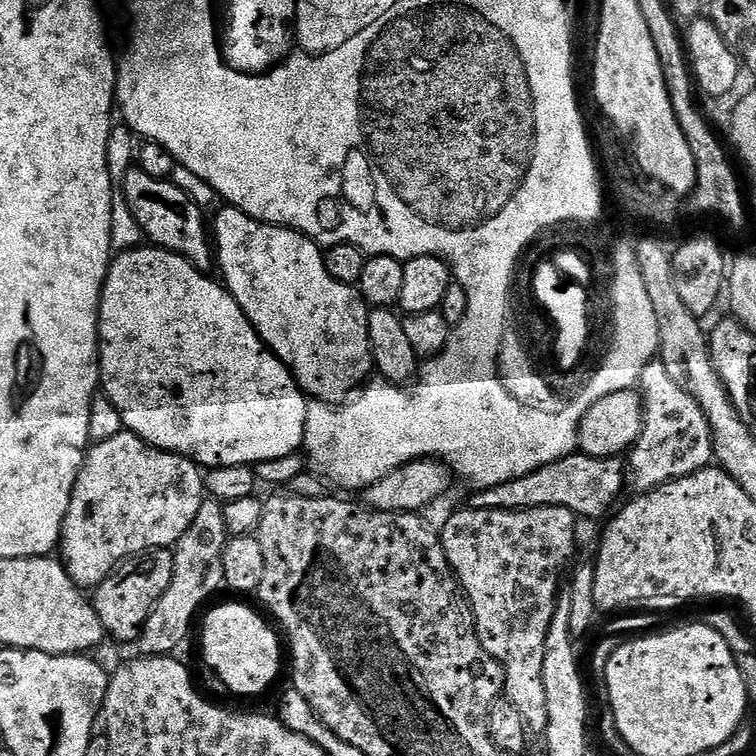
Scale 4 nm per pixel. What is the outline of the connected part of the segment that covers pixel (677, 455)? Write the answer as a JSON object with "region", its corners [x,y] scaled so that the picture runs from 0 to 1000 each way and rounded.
{"region":[[[872,474],[862,475],[854,489],[849,489],[844,517],[852,532],[852,562],[828,608],[835,644],[841,644],[843,652],[862,651],[885,635],[917,630],[938,618],[944,608],[939,558],[934,558],[925,532],[886,500]]]}

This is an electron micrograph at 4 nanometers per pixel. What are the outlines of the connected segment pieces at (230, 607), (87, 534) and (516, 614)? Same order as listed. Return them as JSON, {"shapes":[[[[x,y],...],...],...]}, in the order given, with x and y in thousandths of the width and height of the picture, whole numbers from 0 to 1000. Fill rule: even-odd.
{"shapes":[[[[291,799],[279,804],[269,811],[270,832],[265,836],[265,857],[270,861],[271,876],[310,919],[347,919],[370,889],[373,847],[366,832],[323,799]]],[[[168,569],[157,571],[151,579],[140,579],[140,585],[122,587],[112,597],[111,614],[101,634],[79,702],[77,730],[85,751],[106,779],[124,780],[164,742],[202,730],[206,725],[231,722],[241,706],[251,701],[251,690],[257,690],[271,660],[266,615],[245,603],[216,598]]],[[[738,669],[690,675],[627,675],[615,671],[599,677],[595,690],[590,690],[582,704],[590,738],[598,755],[608,766],[608,774],[619,790],[619,800],[624,803],[638,854],[667,882],[665,919],[690,944],[694,959],[704,971],[720,971],[725,967],[717,876],[722,870],[722,839],[733,817],[735,795],[743,787],[741,771],[745,767],[747,771],[751,745],[762,730],[762,693],[765,684],[754,675]]]]}

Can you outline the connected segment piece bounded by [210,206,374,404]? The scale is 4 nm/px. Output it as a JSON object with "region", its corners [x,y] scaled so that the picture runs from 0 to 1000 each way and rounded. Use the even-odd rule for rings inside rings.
{"region":[[[296,272],[286,292],[279,292],[278,316],[283,324],[284,353],[291,353],[290,369],[315,405],[320,405],[325,421],[349,448],[351,458],[380,484],[392,507],[413,529],[429,529],[433,534],[456,533],[495,492],[487,440],[489,407],[475,385],[464,376],[437,368],[425,324],[418,319],[390,302],[332,291],[319,275]]]}

